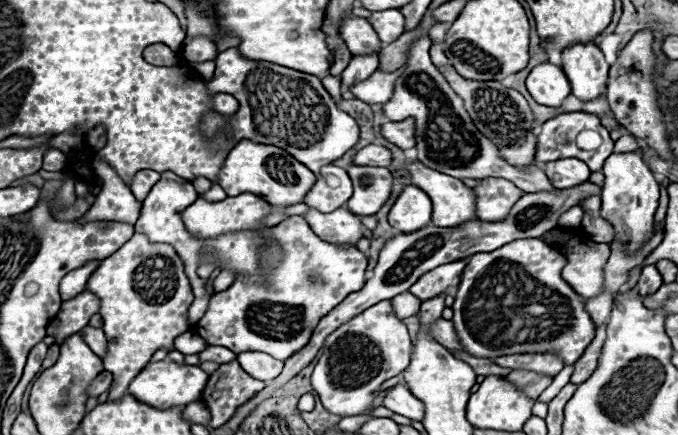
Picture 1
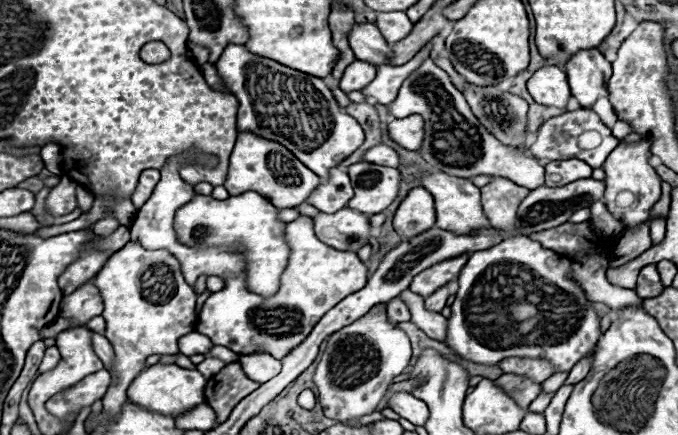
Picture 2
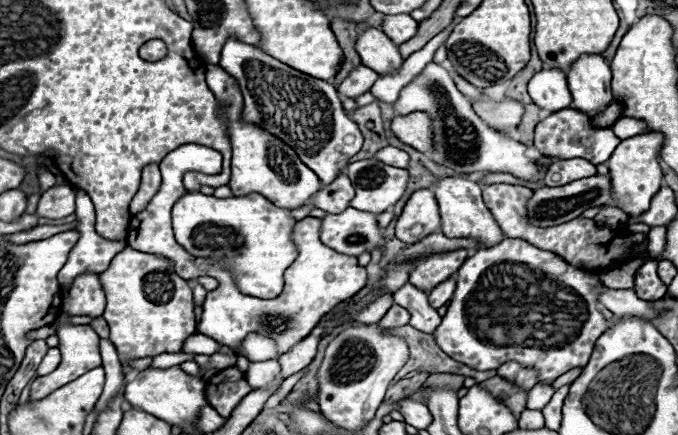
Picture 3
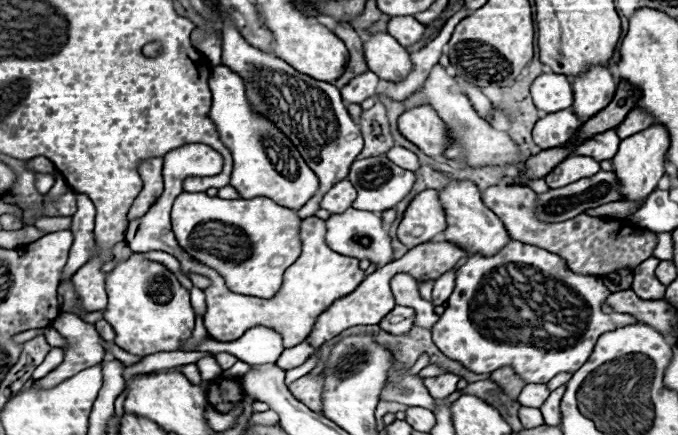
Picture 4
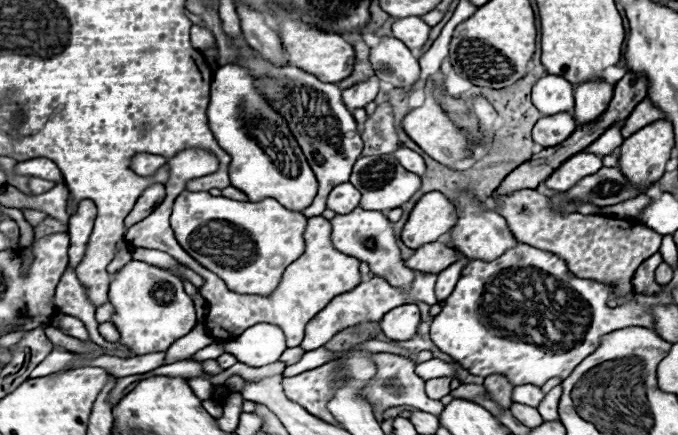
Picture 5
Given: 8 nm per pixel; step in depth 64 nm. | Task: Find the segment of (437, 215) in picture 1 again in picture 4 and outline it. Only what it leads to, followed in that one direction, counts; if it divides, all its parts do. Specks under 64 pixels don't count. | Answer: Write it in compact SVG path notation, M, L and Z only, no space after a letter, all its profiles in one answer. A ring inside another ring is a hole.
M454 180L446 188L438 190L438 198L446 210L448 228L444 230L444 236L448 242L458 244L468 254L484 254L484 256L492 256L500 248L504 248L504 244L508 244L510 236L508 236L502 220L490 208L484 206L484 202L480 200L480 190L476 188L474 182Z

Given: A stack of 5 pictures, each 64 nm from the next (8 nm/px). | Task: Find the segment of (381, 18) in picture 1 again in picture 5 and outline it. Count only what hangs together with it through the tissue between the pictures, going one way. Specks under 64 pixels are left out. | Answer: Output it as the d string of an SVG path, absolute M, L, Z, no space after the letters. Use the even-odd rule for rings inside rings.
M416 16L398 18L392 24L392 34L394 34L394 38L402 40L410 50L416 50L426 44L426 40L430 36L430 26Z

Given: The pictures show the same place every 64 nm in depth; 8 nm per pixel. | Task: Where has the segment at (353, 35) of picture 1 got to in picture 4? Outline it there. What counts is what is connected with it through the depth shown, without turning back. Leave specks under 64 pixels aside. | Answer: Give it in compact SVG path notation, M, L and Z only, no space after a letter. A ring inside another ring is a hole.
M386 32L370 34L370 40L362 44L362 50L368 68L376 72L380 80L402 80L412 68L410 54Z

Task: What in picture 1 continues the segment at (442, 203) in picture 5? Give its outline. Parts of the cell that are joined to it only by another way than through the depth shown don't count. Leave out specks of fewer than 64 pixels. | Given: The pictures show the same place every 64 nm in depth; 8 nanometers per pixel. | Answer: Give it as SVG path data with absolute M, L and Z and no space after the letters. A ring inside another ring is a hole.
M404 186L388 212L388 224L400 232L414 232L428 226L432 216L430 198L416 186Z

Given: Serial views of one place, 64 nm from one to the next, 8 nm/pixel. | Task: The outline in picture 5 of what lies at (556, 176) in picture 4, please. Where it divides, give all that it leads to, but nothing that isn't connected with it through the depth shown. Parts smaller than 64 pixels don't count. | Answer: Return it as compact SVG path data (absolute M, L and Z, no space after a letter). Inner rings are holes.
M580 152L576 156L570 156L566 162L562 162L546 180L544 184L556 192L564 192L568 188L572 188L578 180L582 180L584 176L596 174L602 168L602 158L594 156L594 154L586 154Z

